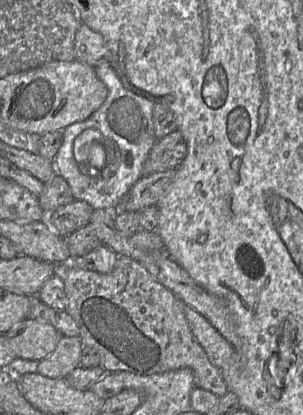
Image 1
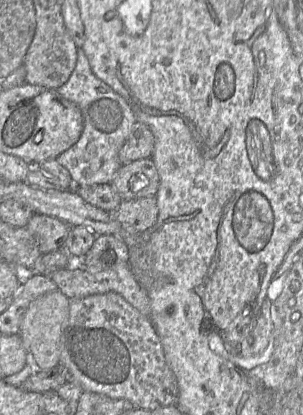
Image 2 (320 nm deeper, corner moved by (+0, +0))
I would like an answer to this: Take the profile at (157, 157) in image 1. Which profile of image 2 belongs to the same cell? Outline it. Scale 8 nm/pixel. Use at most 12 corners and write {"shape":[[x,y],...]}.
{"shape":[[152,157],[122,165],[110,184],[122,201],[156,196]]}

